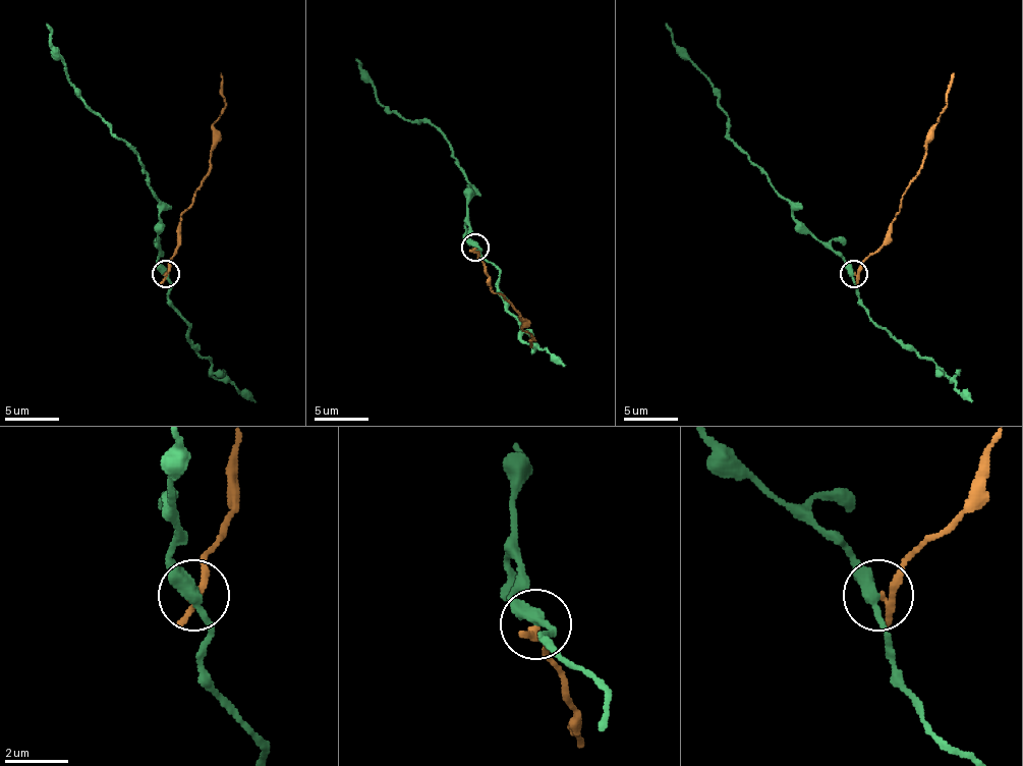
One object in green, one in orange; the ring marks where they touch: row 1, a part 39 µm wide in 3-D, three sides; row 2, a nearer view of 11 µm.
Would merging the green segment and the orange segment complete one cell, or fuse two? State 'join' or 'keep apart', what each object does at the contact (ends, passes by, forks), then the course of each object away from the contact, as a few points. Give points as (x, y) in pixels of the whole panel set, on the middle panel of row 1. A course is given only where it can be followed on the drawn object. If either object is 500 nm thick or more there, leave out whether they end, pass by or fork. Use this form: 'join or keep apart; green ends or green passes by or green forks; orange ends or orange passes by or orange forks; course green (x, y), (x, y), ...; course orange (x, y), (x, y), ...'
keep apart; green passes by; orange ends; course green (475, 248), (467, 239), (467, 177), (451, 145), (430, 123), (410, 123), (397, 112), (389, 112), (356, 58); course orange (475, 248), (489, 277), (489, 288), (503, 293), (535, 339), (529, 347)

